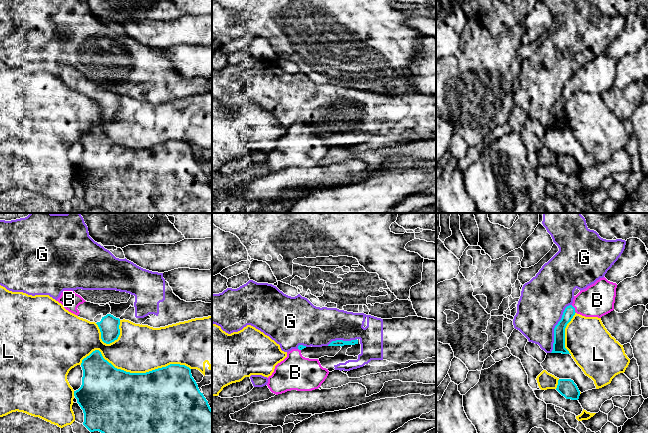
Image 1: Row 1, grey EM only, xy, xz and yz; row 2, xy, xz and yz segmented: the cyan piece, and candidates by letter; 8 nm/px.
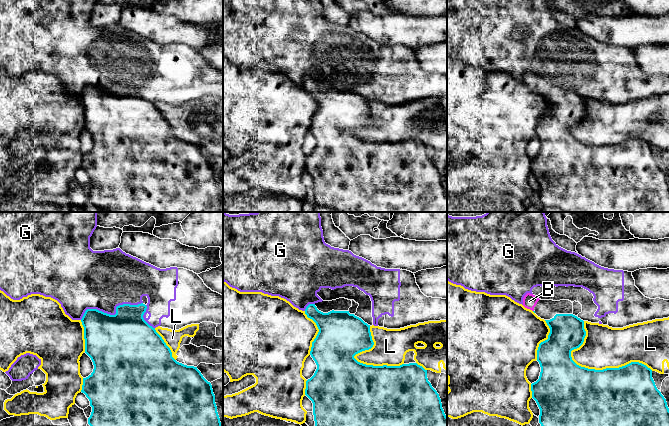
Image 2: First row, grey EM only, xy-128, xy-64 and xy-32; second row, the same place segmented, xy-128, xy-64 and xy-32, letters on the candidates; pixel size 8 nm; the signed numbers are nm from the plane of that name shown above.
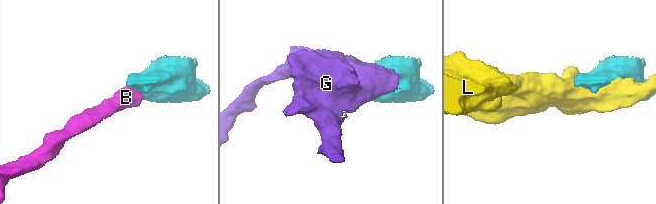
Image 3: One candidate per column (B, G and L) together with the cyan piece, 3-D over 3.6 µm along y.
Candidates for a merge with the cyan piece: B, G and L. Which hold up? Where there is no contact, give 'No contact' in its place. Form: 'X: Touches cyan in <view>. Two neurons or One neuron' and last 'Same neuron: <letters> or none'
B: Touches cyan in yz. One neuron
G: Touches cyan in yz. Two neurons
L: Touches cyan in xy. Two neurons
Same neuron: B

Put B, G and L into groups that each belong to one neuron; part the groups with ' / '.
B / G / L

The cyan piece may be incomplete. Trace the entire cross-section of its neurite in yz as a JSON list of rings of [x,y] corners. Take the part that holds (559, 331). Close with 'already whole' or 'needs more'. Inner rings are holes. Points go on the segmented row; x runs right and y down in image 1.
[[[600,278],[594,284],[574,296],[573,303],[567,306],[561,320],[554,328],[554,343],[551,353],[570,354],[565,348],[565,328],[577,313],[585,317],[598,317],[614,310],[617,284]]]; needs more

